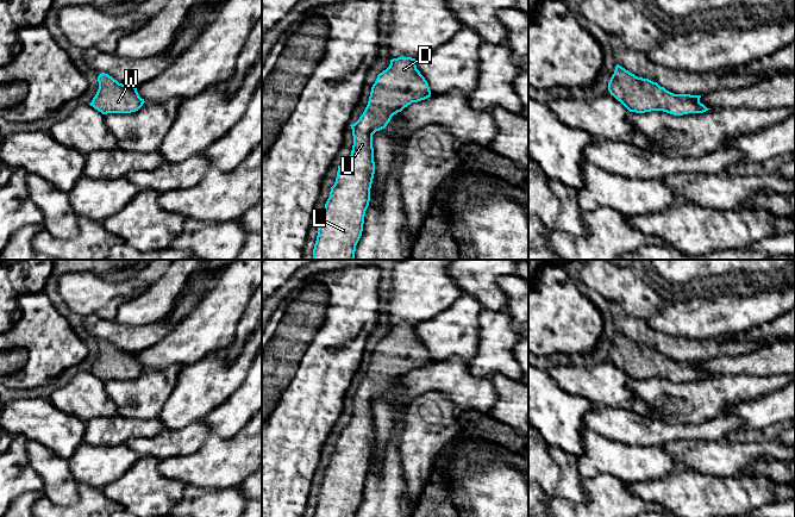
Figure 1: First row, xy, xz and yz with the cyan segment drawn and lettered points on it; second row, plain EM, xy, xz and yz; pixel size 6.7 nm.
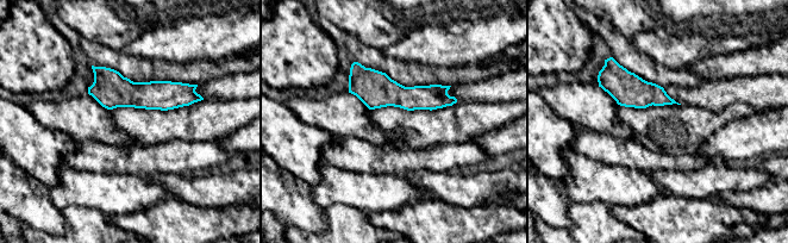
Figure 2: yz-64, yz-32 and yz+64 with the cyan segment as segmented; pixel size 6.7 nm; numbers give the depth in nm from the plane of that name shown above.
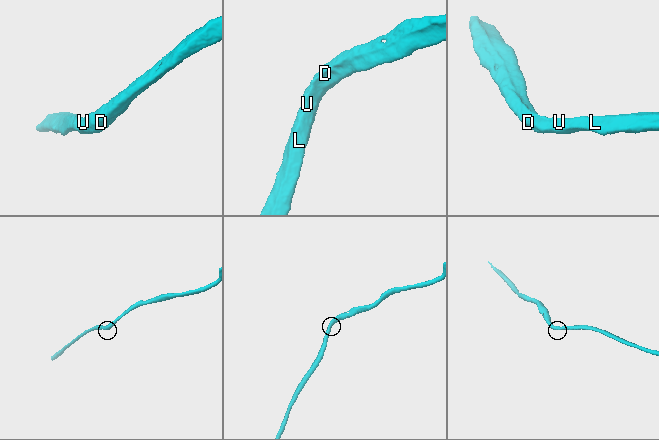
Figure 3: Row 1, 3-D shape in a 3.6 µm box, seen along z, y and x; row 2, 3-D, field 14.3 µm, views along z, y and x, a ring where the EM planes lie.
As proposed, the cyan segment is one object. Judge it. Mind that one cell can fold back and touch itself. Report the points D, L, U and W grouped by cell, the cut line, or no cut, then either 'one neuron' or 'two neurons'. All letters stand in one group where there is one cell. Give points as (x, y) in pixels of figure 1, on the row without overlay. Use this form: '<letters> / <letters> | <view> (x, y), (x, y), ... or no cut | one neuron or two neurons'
D L U W | no cut | one neuron

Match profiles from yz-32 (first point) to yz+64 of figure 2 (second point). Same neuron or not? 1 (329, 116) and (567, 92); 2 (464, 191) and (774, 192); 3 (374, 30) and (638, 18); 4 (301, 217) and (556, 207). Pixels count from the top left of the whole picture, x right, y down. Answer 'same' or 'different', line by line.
1: same
2: different
3: same
4: same

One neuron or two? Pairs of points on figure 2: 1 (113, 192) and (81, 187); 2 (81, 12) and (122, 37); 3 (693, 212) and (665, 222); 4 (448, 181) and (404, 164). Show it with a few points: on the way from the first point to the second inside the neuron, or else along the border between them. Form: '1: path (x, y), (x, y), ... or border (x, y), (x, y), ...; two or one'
1: path (105, 192), (89, 189); one
2: path (91, 17), (112, 31); one
3: path (686, 219), (683, 222), (673, 222); one
4: border (450, 170), (410, 170), (402, 174); two

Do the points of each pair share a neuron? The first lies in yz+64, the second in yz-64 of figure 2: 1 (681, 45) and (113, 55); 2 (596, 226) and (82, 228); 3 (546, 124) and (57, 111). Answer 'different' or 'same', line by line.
1: different
2: same
3: different

